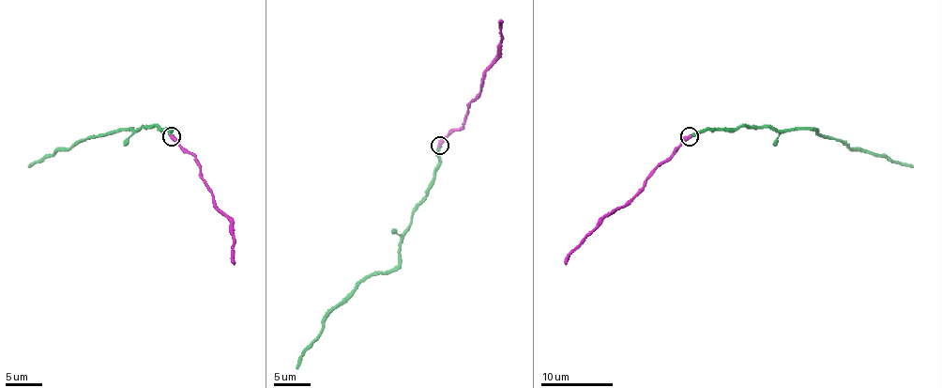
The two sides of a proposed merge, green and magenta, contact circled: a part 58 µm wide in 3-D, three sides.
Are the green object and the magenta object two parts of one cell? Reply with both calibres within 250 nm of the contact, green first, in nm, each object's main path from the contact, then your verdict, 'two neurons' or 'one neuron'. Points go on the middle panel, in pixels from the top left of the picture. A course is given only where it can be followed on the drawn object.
360 nm thick on the green side, 460 nm on the other; green runs (440, 145), (434, 182), (413, 213), (400, 262), (370, 274), (326, 318), (296, 368); magenta runs (440, 145), (463, 124), (467, 106), (479, 92), (485, 70), (497, 57), (501, 20); two neurons

